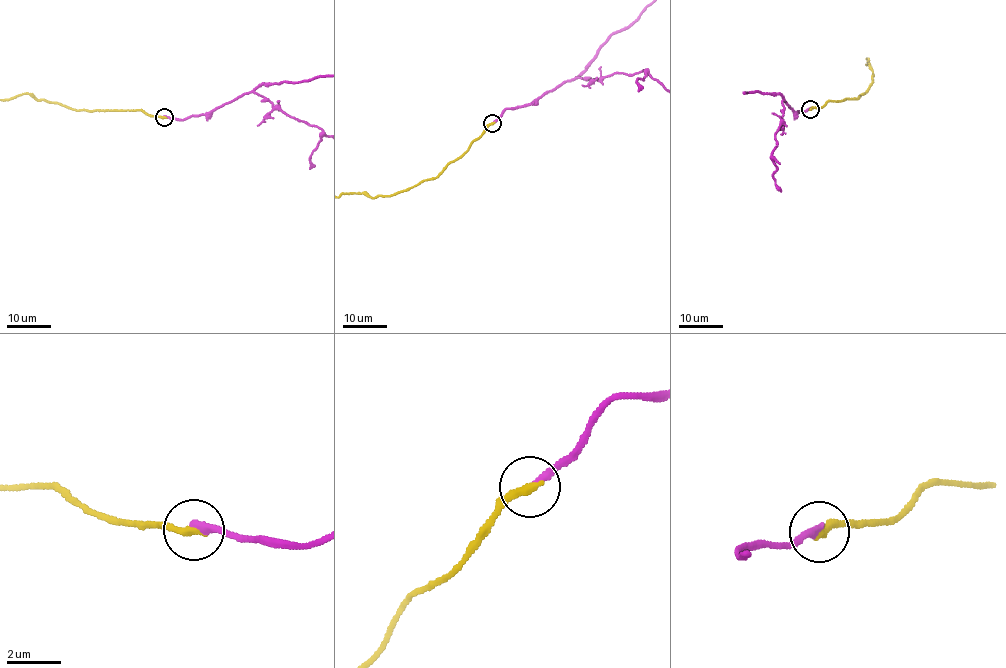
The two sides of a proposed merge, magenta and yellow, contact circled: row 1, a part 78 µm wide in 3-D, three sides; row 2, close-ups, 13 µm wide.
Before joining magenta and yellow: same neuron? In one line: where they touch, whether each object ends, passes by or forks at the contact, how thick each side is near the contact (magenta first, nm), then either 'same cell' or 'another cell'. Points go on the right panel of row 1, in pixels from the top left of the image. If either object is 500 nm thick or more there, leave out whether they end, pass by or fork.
place (810, 109); magenta ends; yellow ends; calibres 280 and 320 nm; another cell

